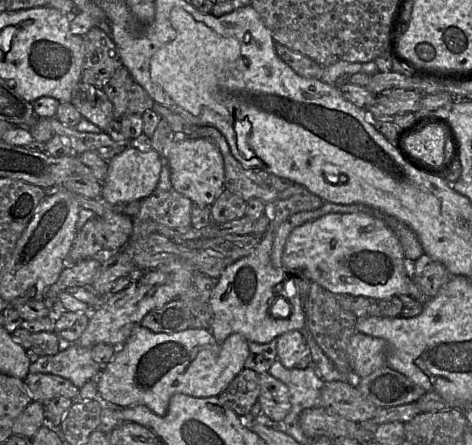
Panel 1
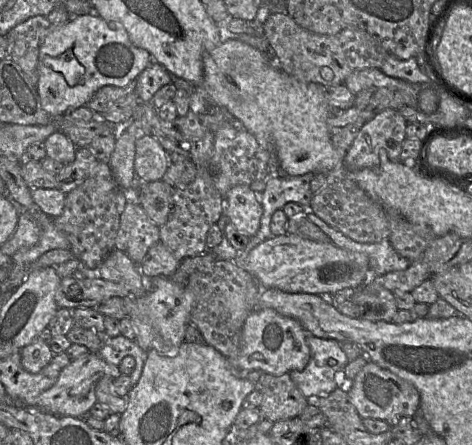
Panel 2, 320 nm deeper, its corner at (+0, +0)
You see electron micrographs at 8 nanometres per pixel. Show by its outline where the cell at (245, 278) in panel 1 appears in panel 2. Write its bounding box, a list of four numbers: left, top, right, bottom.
[239,309,310,376]

